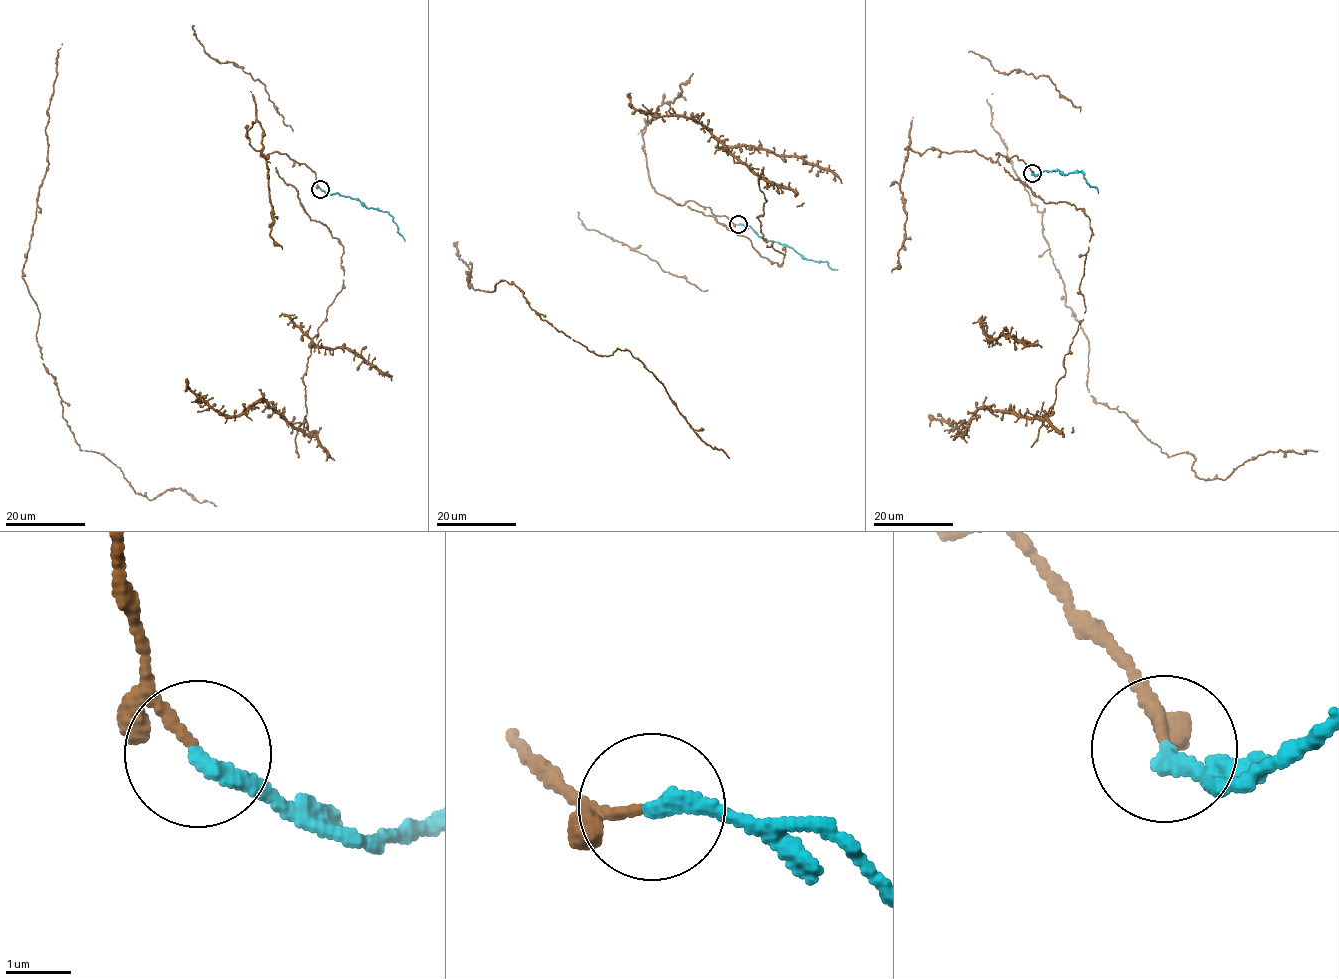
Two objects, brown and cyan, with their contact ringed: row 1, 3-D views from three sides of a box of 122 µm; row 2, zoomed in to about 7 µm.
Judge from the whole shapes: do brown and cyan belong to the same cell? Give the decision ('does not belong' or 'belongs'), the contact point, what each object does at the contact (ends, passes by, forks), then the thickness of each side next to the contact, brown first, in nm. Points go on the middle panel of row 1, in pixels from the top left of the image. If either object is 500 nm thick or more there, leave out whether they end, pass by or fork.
belongs | (738, 224) | brown passes by | cyan ends | 100/280 nm

